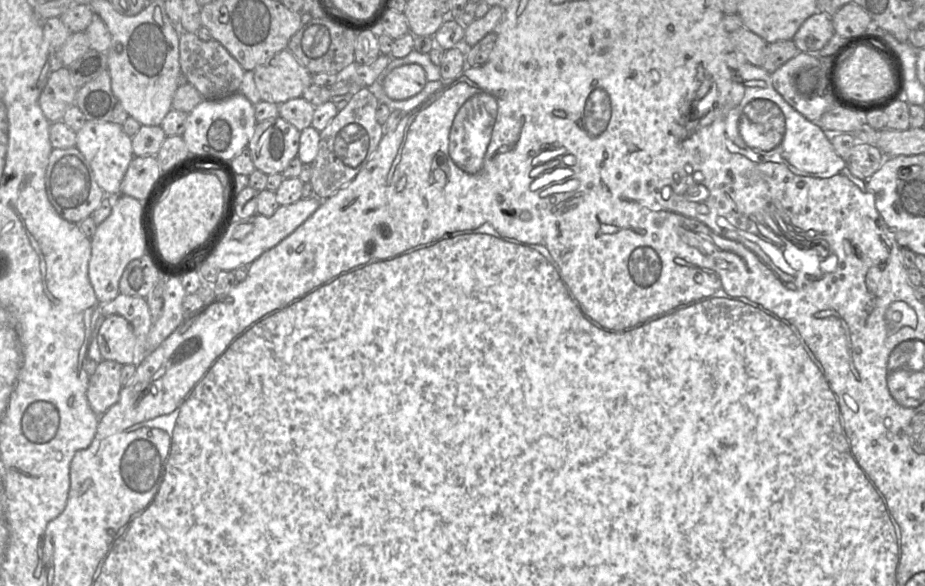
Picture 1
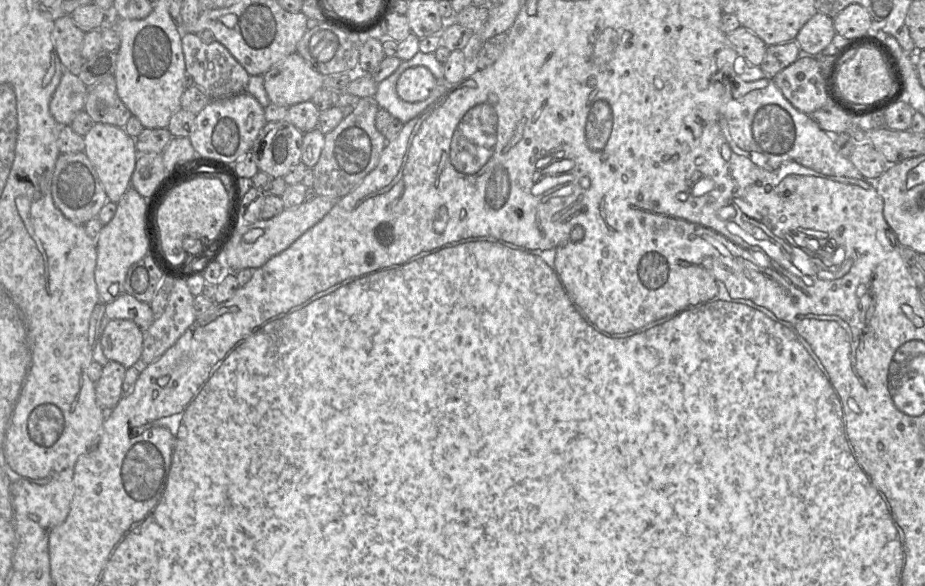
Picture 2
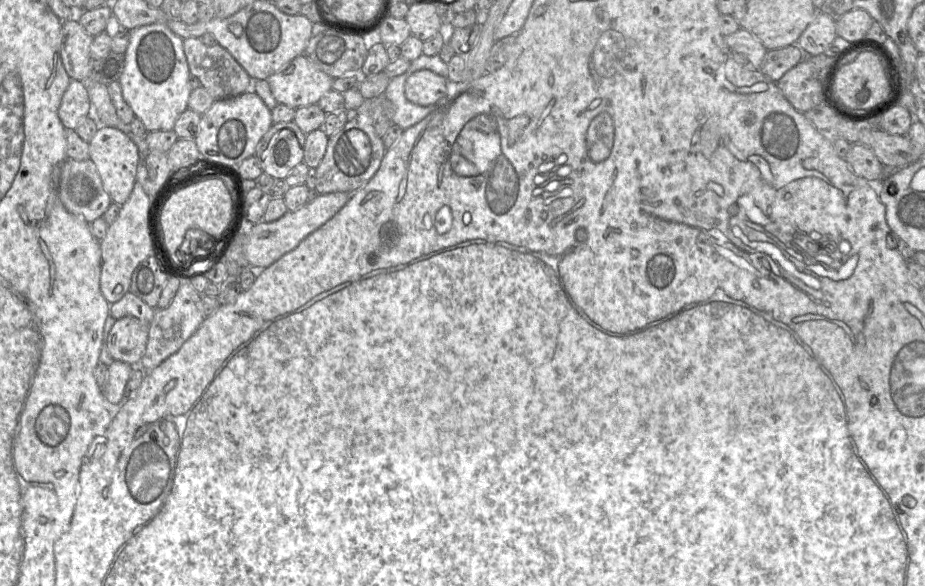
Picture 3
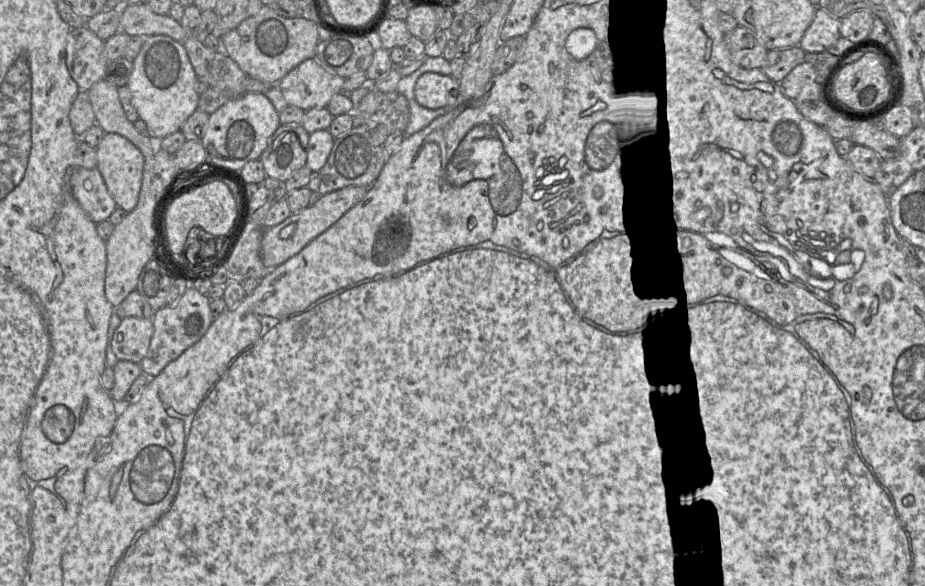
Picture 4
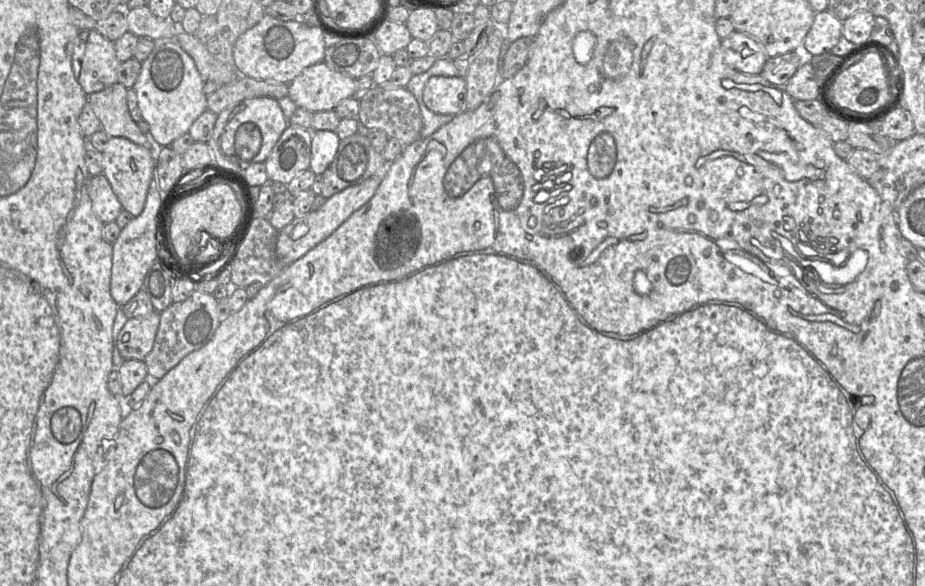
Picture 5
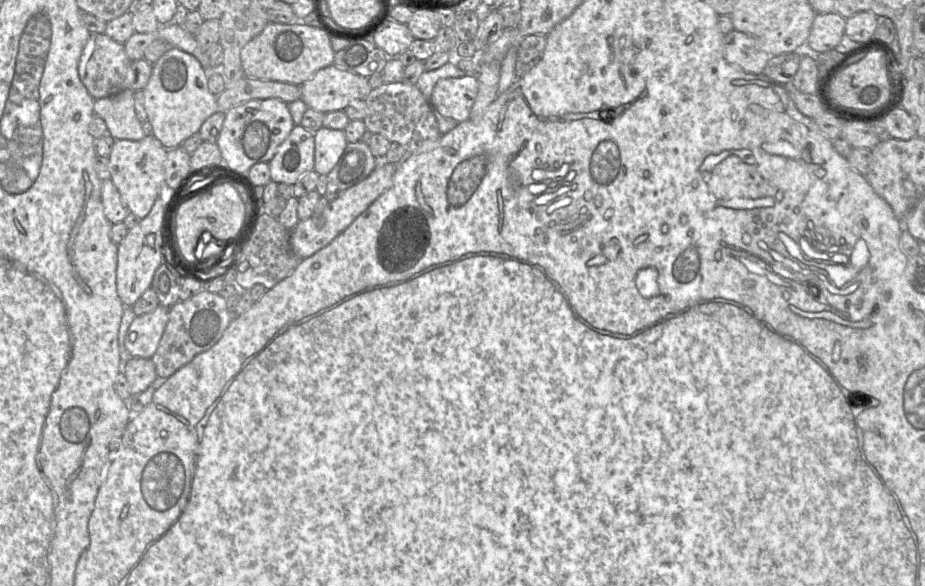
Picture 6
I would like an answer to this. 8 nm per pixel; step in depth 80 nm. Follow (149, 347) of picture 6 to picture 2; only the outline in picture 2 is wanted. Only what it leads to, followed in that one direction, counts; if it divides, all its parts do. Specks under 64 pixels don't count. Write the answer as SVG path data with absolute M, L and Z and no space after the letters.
M111 319L100 335L103 354L109 361L121 363L125 368L143 366L141 355L145 331L133 321Z

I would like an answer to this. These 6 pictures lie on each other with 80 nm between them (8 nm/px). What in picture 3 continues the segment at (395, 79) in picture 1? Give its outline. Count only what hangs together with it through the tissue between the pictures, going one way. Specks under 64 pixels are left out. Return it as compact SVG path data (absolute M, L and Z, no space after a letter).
M428 69L412 73L406 80L404 94L415 105L442 105L460 91L468 91L470 85L453 82Z

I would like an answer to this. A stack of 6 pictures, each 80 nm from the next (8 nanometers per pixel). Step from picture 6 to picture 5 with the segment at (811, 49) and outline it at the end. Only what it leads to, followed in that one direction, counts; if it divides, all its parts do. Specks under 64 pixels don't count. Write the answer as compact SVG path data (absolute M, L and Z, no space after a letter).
M830 11L816 12L801 47L802 53L806 56L814 56L830 52L842 36L842 27L843 21Z

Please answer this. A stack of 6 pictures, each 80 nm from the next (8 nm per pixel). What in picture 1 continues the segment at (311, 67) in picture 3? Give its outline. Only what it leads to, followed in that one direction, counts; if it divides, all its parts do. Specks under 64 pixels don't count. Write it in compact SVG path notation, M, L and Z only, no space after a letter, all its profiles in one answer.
M285 49L276 54L269 63L254 70L254 81L262 101L282 104L291 99L301 98L304 91L312 84L312 74L288 49Z

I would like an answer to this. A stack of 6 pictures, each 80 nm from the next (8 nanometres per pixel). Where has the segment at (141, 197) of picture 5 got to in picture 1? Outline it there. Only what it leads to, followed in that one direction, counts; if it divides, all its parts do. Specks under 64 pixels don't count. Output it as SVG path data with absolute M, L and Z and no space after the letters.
M86 121L84 126L76 132L75 147L89 163L98 186L106 196L113 198L121 195L121 182L134 158L131 138L123 131L122 126L110 122Z

